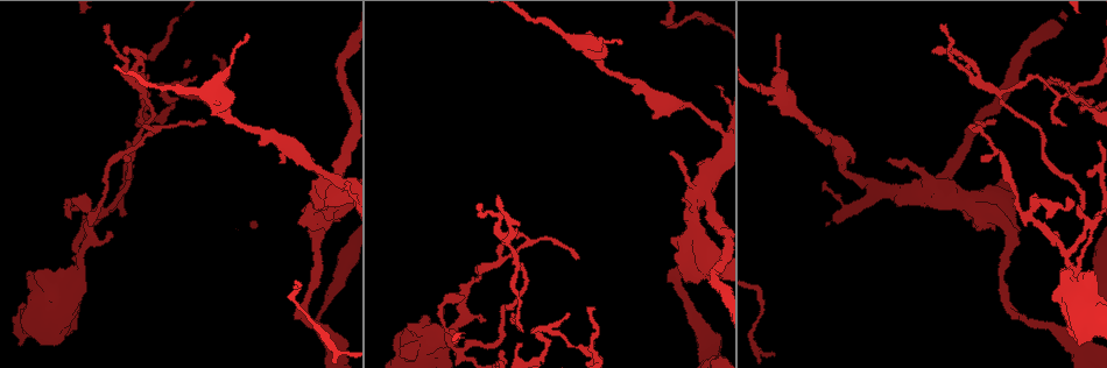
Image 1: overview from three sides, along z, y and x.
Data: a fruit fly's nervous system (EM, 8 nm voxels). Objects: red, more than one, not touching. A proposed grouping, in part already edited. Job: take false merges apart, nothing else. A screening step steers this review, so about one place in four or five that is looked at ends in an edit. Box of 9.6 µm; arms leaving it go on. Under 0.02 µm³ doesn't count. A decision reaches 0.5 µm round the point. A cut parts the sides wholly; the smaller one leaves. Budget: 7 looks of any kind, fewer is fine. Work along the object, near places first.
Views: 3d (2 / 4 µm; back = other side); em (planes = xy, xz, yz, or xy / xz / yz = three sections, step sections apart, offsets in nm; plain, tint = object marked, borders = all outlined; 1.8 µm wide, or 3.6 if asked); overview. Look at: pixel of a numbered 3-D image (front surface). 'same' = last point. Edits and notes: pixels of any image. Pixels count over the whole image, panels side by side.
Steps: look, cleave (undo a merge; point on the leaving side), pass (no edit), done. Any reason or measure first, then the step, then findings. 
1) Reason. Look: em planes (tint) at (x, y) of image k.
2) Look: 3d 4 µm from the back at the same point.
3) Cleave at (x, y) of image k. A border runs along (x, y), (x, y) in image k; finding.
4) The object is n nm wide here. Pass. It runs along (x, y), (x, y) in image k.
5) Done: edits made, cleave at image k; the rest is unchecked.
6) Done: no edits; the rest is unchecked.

Look: em planes (tint) at (976, 81) of image 1.

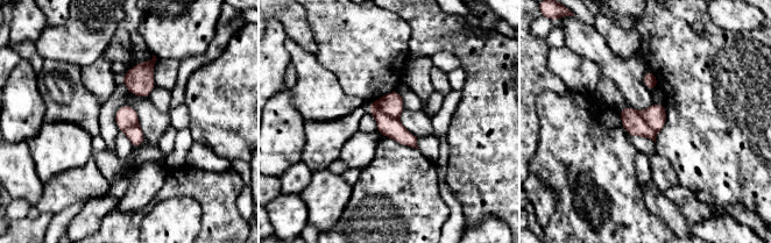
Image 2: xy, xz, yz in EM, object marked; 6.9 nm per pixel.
Cleave at (391, 104) of image 2. A border runs along (377, 101), (387, 114), (397, 120) in image 2; two neurons meet here.

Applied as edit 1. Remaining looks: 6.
Look: overview.

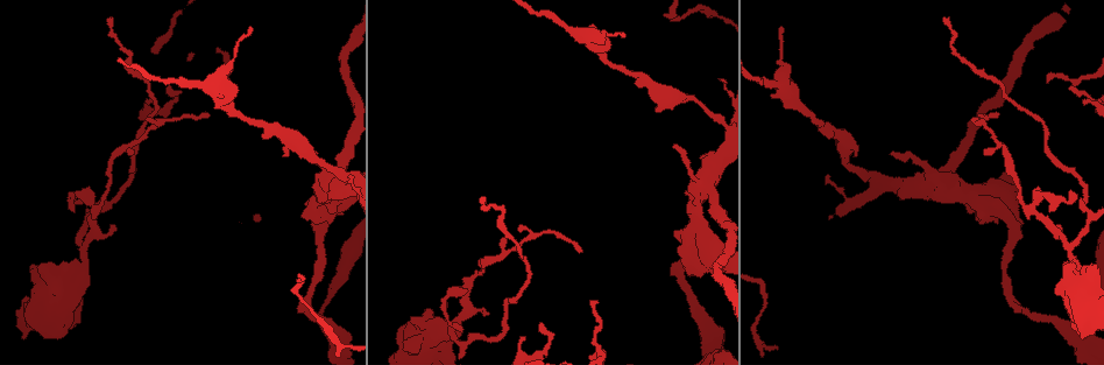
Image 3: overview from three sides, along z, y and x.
Sharp bend. Look: 3d 4 µm at (441, 304) of image 3.

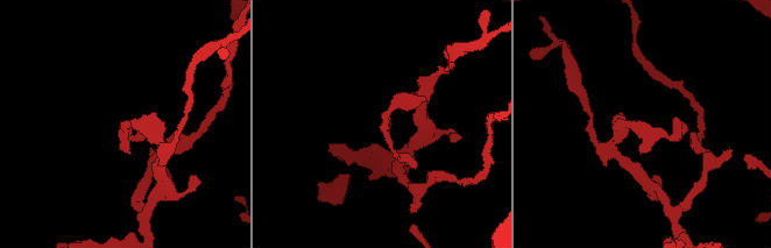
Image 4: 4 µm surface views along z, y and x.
Need the tissue. Look: em xy step 8 (tint) at (124, 127) of image 4.

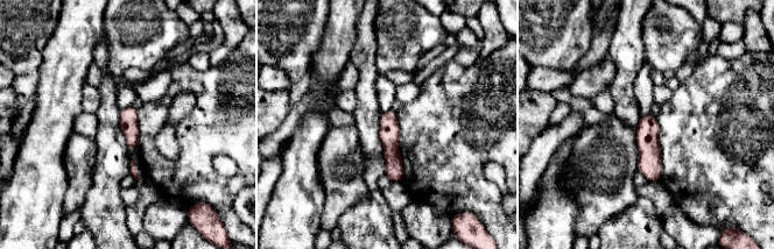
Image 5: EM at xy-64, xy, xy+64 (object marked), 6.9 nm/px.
The object is 130 nm wide here. Pass. One neuron here.

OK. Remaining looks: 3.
Sharp bend. Look: em planes (tint) at (672, 271) of image 3.

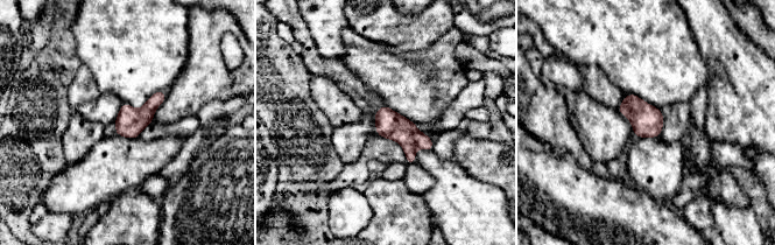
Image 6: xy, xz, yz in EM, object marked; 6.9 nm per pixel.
Pass. All the same neuron.

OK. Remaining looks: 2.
Done: edits made, cleave at image 2; the rest is unchecked.

